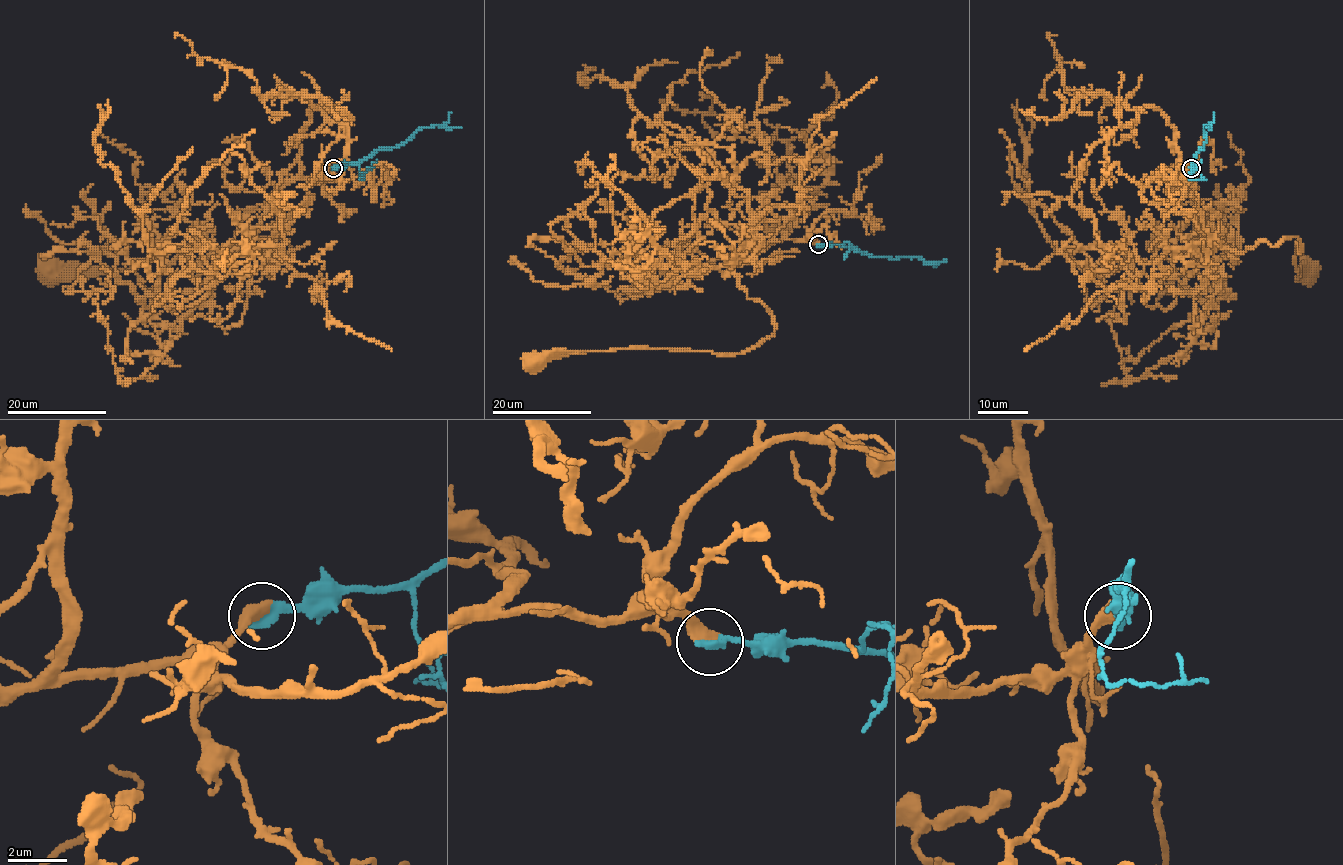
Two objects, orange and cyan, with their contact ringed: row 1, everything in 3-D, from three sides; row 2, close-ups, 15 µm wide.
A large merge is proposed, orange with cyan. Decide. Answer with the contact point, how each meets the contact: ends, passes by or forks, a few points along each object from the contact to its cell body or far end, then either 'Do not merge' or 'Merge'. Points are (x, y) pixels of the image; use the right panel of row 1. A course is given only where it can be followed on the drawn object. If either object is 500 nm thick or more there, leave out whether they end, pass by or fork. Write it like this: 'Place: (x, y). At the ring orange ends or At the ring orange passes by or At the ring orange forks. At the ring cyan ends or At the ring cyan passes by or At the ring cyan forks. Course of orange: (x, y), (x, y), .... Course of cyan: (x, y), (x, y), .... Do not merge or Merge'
Place: (1191, 168). At the ring orange ends. At the ring cyan ends. Course of orange: (1192, 168), (1194, 219), (1215, 242), (1243, 252), (1297, 237), (1296, 267), (1309, 271). Course of cyan: (1192, 168), (1194, 156), (1204, 146), (1205, 125), (1210, 128), (1207, 126). Merge

